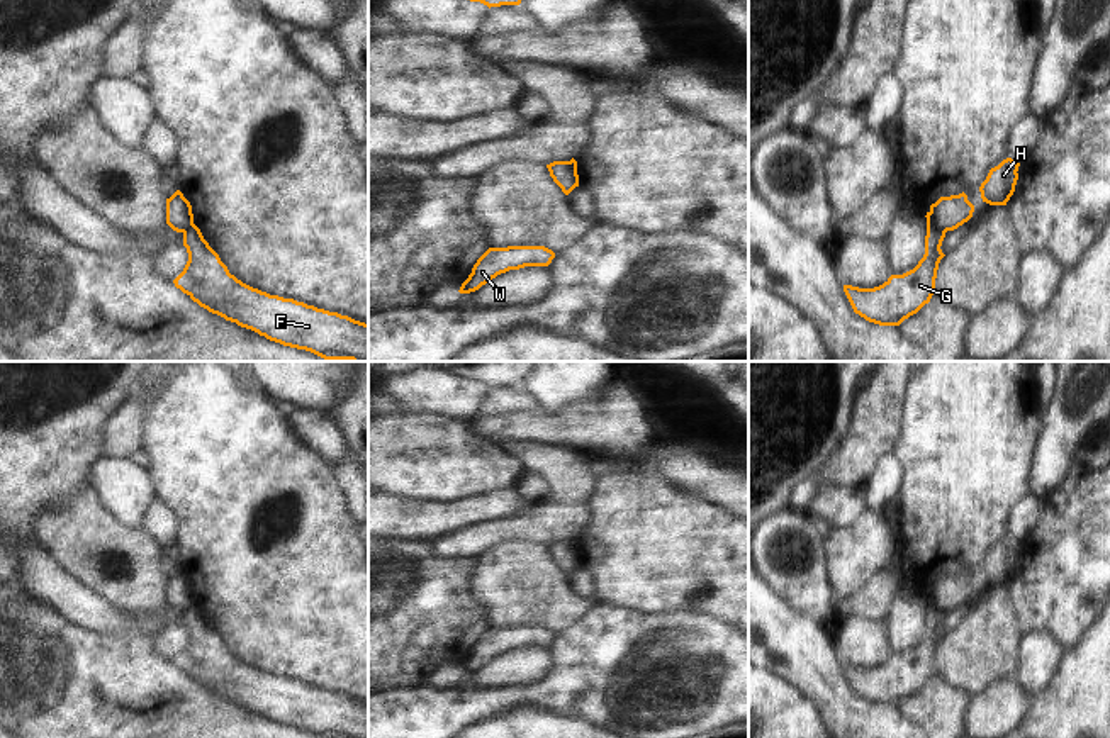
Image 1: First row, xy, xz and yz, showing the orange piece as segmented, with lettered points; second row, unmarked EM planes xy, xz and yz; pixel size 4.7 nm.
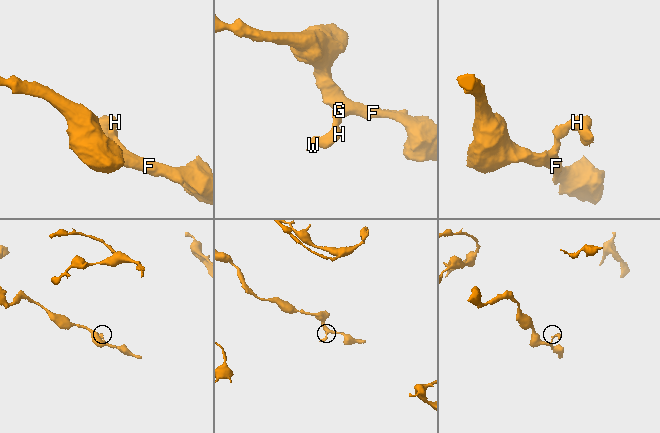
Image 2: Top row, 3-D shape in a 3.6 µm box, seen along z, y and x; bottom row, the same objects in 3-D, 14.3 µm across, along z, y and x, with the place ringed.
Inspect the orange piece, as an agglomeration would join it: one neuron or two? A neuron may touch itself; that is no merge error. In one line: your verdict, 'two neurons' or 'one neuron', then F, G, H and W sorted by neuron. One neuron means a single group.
two neurons; F G / H W

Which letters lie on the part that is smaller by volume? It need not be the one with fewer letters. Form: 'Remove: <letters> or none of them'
Remove: H, W.

